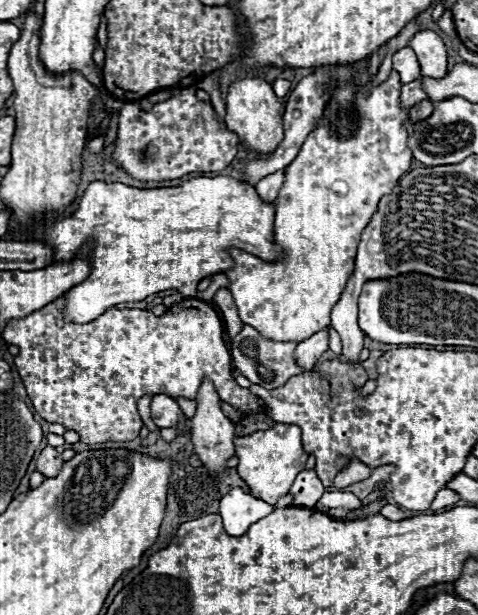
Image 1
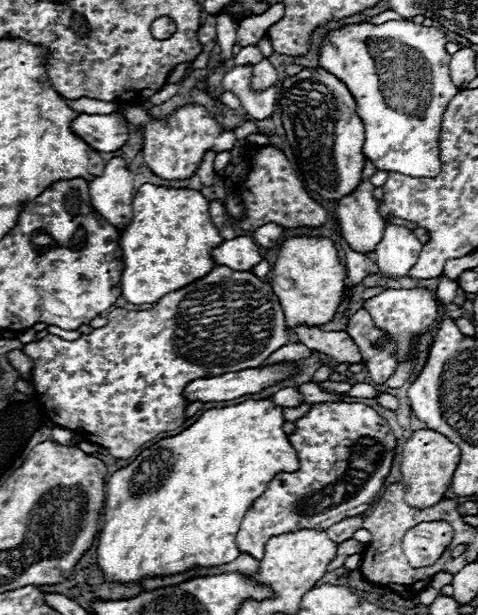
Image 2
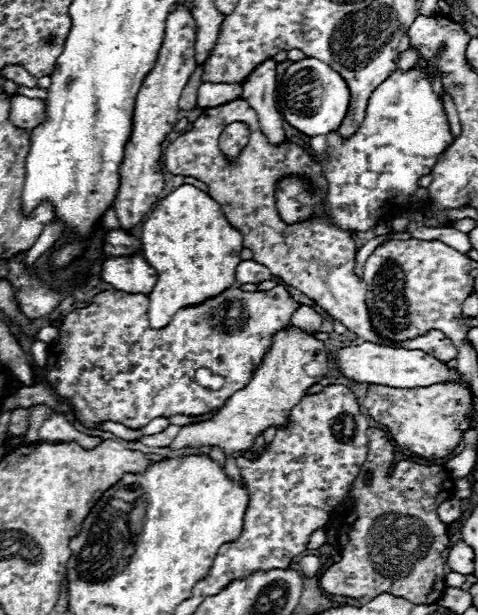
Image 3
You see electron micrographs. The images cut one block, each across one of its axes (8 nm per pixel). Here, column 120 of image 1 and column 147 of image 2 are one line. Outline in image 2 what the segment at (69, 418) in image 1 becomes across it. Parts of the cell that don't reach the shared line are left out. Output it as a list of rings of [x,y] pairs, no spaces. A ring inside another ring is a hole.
[[[216,266],[208,276],[176,290],[176,292],[170,292],[166,294],[164,298],[160,298],[160,302],[152,308],[152,310],[138,310],[138,312],[128,312],[124,308],[116,308],[108,314],[108,326],[104,328],[94,328],[92,334],[84,334],[82,338],[78,340],[62,340],[58,336],[52,336],[48,334],[46,338],[38,340],[38,342],[32,342],[32,344],[26,344],[24,346],[24,354],[32,358],[34,362],[34,368],[32,368],[32,386],[36,390],[36,396],[40,400],[40,404],[44,406],[48,418],[56,424],[56,426],[62,426],[62,428],[70,428],[78,434],[82,434],[88,442],[92,444],[98,444],[106,450],[110,450],[110,454],[114,458],[130,458],[142,444],[146,444],[148,440],[156,438],[158,434],[166,432],[166,430],[174,430],[178,426],[184,424],[184,412],[186,412],[186,402],[182,398],[182,392],[184,392],[184,386],[190,384],[192,380],[198,380],[198,378],[212,378],[212,376],[220,376],[220,374],[226,374],[226,372],[238,372],[238,370],[244,370],[244,368],[252,368],[252,366],[258,366],[262,360],[266,360],[272,352],[276,352],[278,348],[290,344],[292,338],[286,330],[286,318],[284,318],[284,310],[276,298],[276,294],[272,292],[272,286],[262,282],[258,276],[254,276],[252,272],[236,272],[228,266]]]

